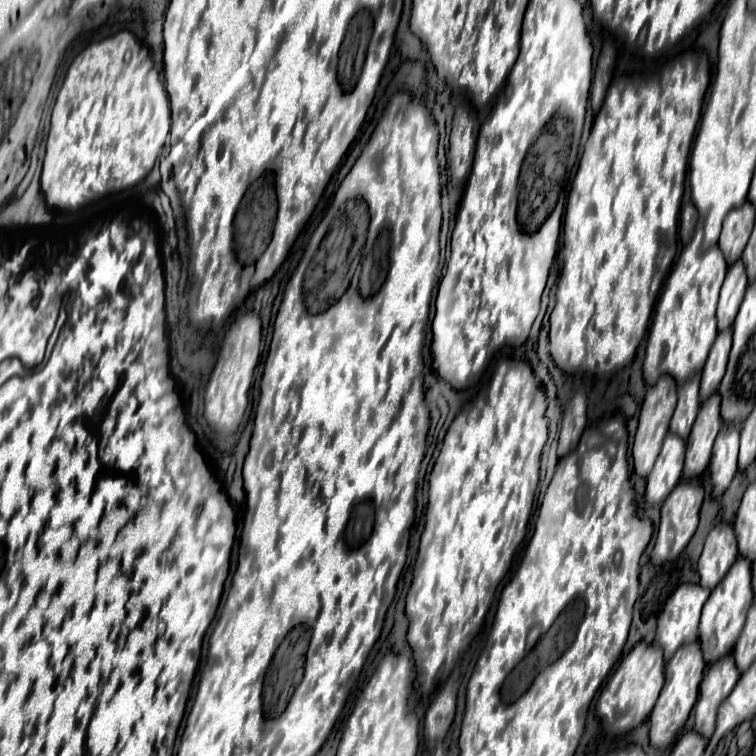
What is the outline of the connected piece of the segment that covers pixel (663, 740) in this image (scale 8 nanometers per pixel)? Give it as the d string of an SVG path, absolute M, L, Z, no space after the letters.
M699 639L695 641L695 645L683 645L683 649L679 649L679 653L675 653L675 657L671 657L671 661L667 663L667 669L665 669L665 685L663 685L661 695L649 715L651 745L663 749L675 741L677 733L685 725L685 721L697 701L703 671L705 671L705 661L703 661L703 653L699 653Z

